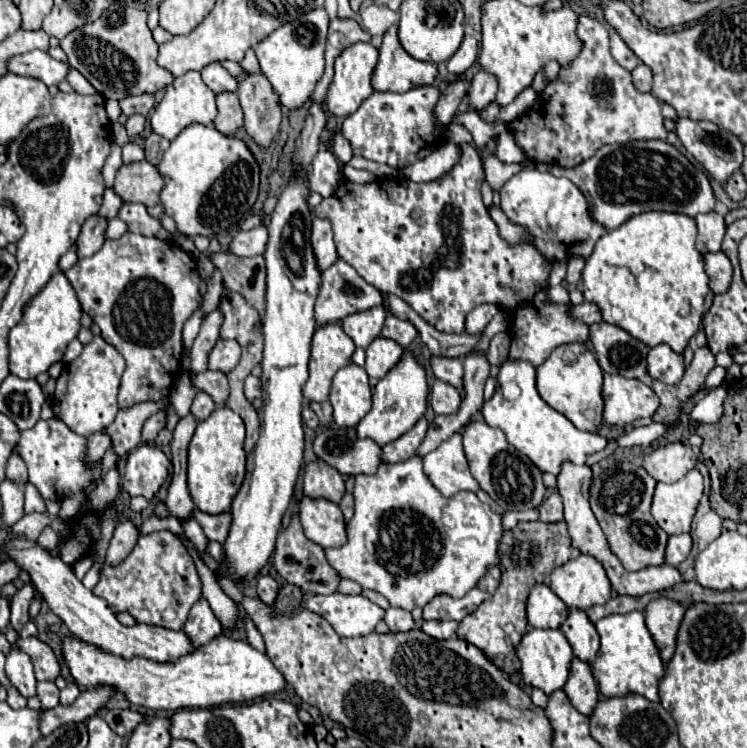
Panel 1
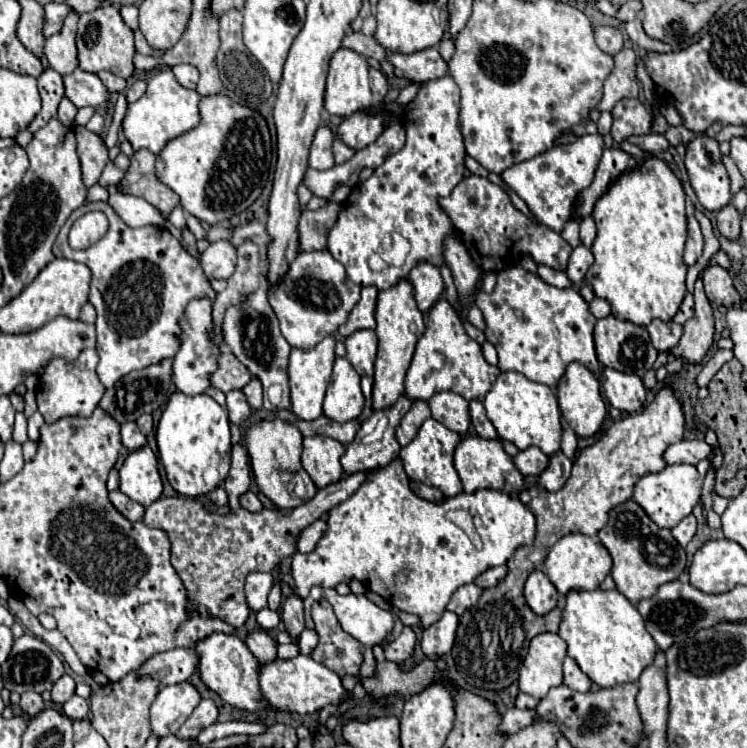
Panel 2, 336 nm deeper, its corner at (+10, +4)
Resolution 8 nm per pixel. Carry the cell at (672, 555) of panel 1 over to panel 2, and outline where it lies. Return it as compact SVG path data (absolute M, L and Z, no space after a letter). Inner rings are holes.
M692 514L686 516L676 528L672 528L672 536L682 548L686 548L686 544L692 540L694 534L696 534L696 518Z

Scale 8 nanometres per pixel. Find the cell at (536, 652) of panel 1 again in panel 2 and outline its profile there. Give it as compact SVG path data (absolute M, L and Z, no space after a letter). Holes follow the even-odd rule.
M542 632L530 640L528 656L520 666L520 690L542 700L550 688L562 684L566 644L558 634Z

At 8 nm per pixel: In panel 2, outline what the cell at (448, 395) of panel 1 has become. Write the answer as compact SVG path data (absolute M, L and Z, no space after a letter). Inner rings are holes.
M436 392L430 400L428 406L432 410L432 418L444 424L446 428L466 434L470 428L470 416L468 416L468 402L456 394L456 392Z

